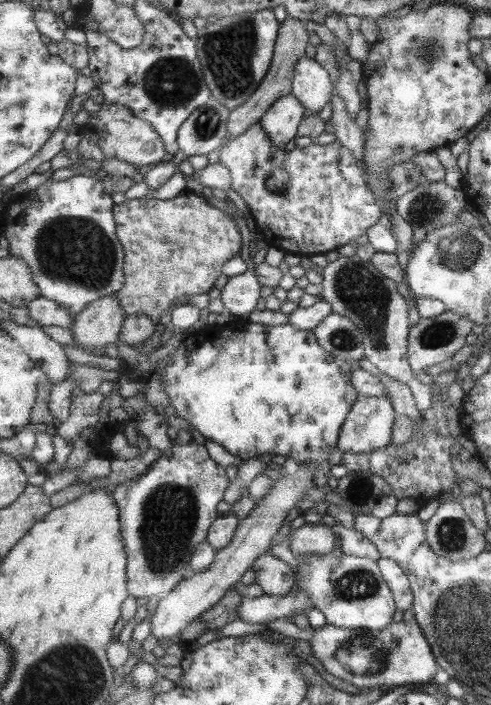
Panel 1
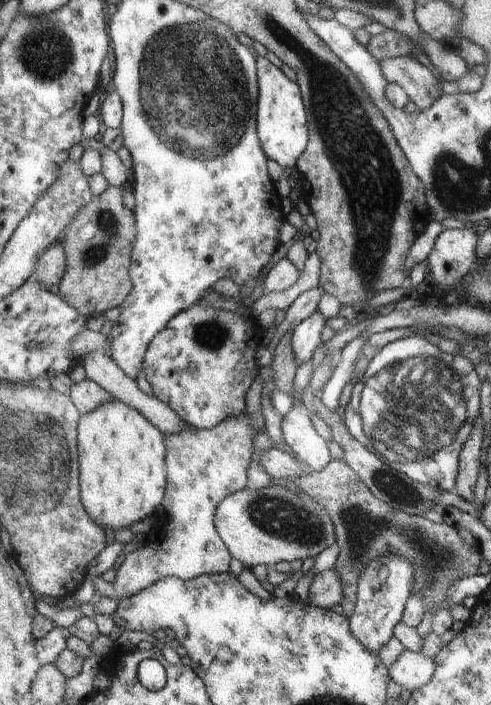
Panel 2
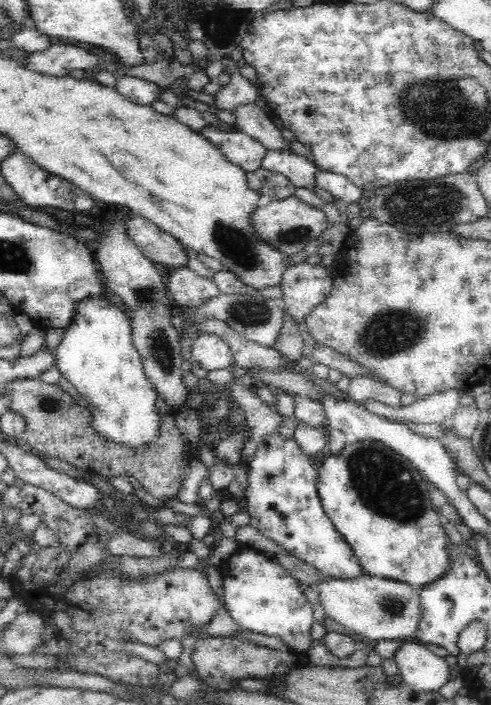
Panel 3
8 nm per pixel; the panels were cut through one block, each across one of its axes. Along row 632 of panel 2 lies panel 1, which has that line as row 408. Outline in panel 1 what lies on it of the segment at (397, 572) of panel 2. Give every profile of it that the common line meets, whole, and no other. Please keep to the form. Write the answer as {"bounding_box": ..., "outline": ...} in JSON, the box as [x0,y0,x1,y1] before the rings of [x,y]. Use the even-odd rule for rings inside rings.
{"bounding_box":[339,396,395,454],"outline":[[[359,396],[349,420],[343,426],[339,450],[371,454],[391,444],[395,424],[393,402],[387,396]]]}

